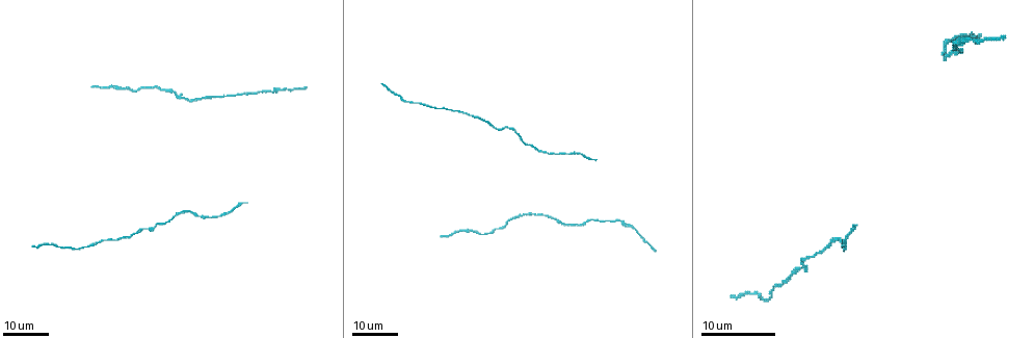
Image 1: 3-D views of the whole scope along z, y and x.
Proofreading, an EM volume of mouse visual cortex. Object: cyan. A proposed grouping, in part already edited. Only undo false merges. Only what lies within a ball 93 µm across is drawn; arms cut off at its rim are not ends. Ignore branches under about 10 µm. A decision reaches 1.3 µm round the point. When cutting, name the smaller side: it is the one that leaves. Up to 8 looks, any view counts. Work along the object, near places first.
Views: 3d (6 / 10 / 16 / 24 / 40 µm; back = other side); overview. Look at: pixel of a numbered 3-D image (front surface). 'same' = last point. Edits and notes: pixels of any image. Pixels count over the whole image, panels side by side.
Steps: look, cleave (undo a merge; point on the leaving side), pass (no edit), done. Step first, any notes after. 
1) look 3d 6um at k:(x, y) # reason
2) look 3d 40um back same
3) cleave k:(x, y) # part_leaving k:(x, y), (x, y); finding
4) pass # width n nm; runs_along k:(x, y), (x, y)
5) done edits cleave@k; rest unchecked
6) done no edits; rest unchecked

look 3d 24um at 1:(565, 223) # calibre changes

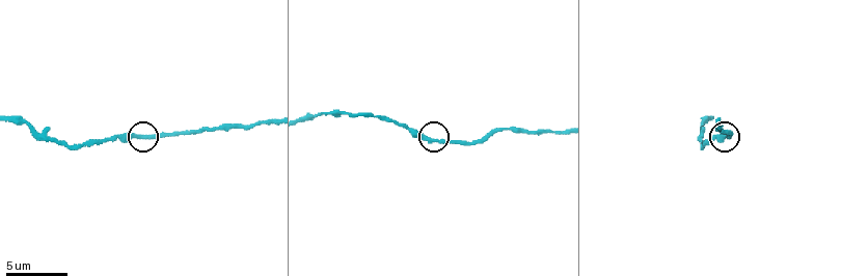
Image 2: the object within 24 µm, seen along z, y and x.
look 3d 6um at 2:(431, 138)

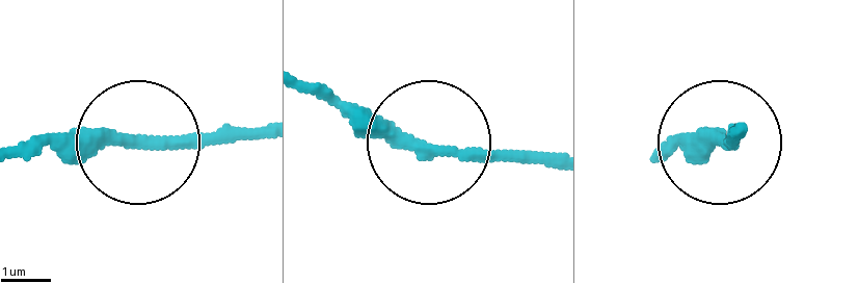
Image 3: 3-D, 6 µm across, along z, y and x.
cleave 3:(188, 136) # width 260 nm; part_leaving 3:(122, 133), (266, 133); two neurons meet here

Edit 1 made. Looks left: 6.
look overview # redraw

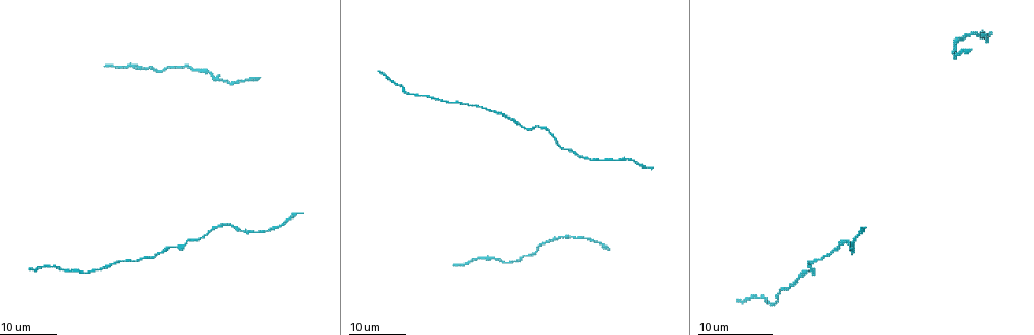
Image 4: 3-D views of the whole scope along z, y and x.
look 3d 16um at 4:(212, 77) # a narrow waist

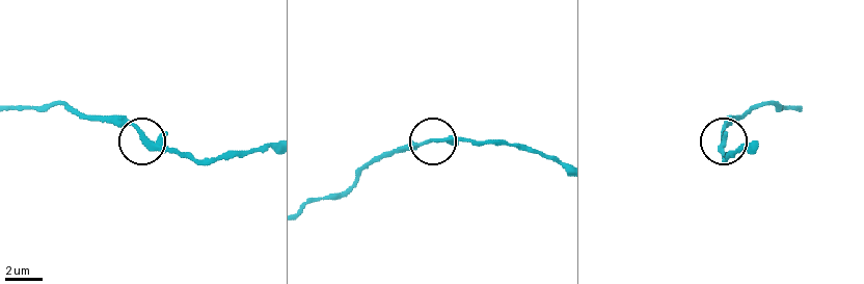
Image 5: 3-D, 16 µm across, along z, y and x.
look 3d 10um at 5:(432, 141)

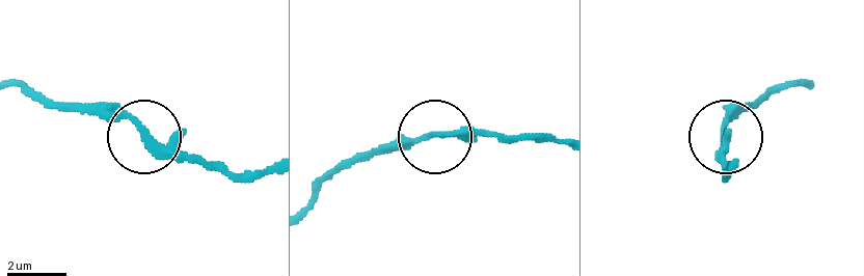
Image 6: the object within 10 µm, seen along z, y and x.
look 3d 10um back at 6:(723, 133) # other side

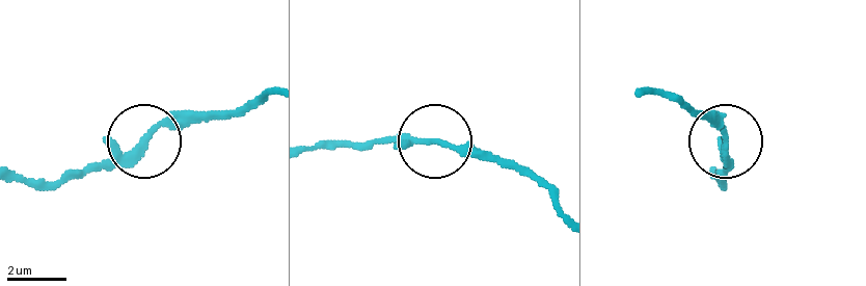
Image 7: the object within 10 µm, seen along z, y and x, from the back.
pass # continuous, no second neuron

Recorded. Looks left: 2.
look 3d 24um at 4:(781, 293) # thick turns thin

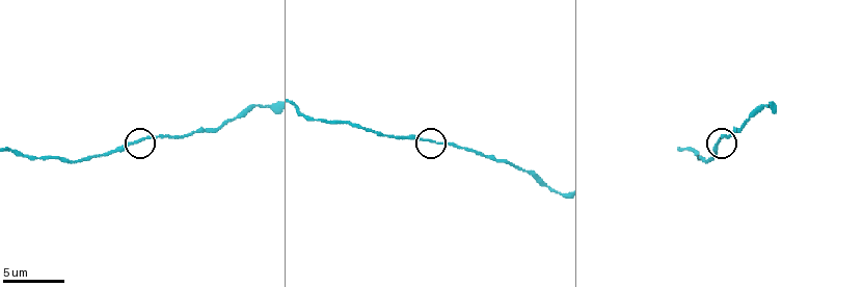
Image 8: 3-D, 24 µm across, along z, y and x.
look 3d 10um at 8:(136, 141)

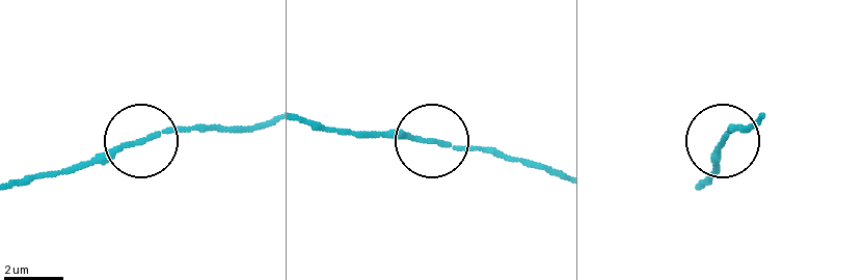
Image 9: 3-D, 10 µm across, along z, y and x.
pass # runs_along 9:(265, 119), (243, 130), (168, 130), (93, 155), (74, 172); one neuron here

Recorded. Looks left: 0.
done edits cleave@3; rest unchecked

